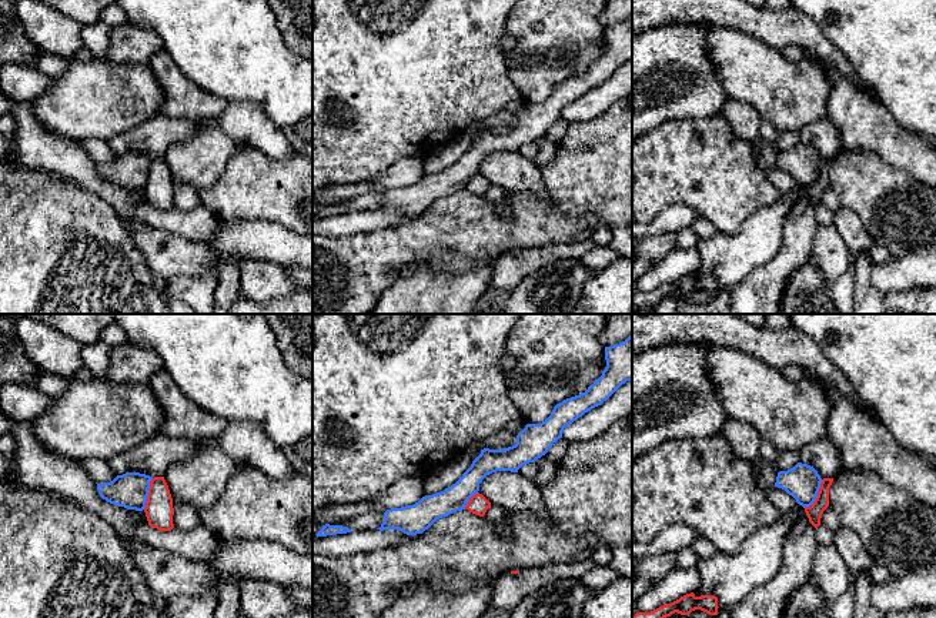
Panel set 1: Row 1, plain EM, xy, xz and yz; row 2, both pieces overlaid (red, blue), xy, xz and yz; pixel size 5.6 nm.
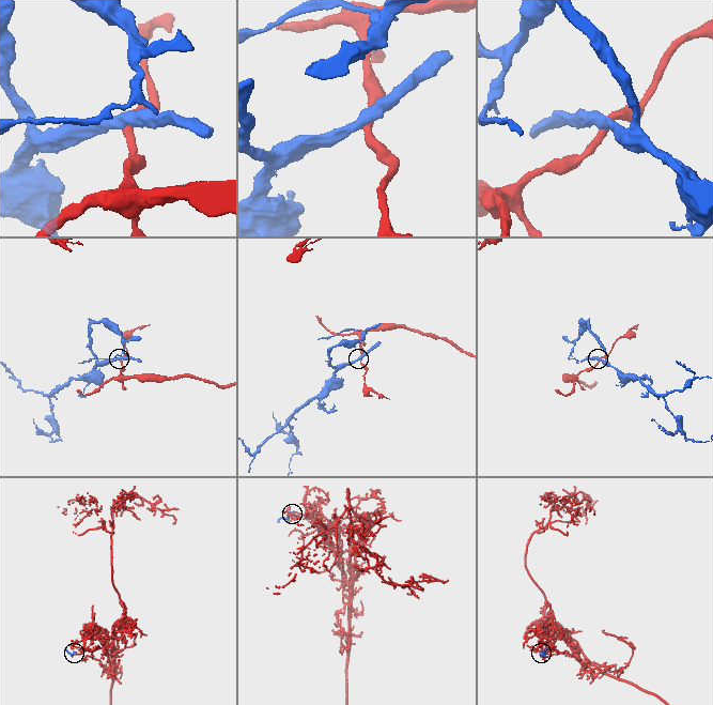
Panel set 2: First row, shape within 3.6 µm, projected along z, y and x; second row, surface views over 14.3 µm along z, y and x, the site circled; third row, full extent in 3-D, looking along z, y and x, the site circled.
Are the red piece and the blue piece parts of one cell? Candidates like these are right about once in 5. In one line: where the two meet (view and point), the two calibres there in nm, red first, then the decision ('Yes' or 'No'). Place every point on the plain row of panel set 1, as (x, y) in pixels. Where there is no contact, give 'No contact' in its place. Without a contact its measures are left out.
Touches red at yz (818, 176). Thickness 90 nm (red) against 200 nm. No

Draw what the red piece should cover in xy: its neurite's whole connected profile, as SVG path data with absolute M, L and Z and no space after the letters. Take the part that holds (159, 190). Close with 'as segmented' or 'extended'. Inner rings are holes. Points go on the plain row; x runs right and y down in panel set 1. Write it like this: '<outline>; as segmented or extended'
M154 157L150 161L144 193L150 207L160 211L170 211L174 208L173 178L164 157Z; as segmented

